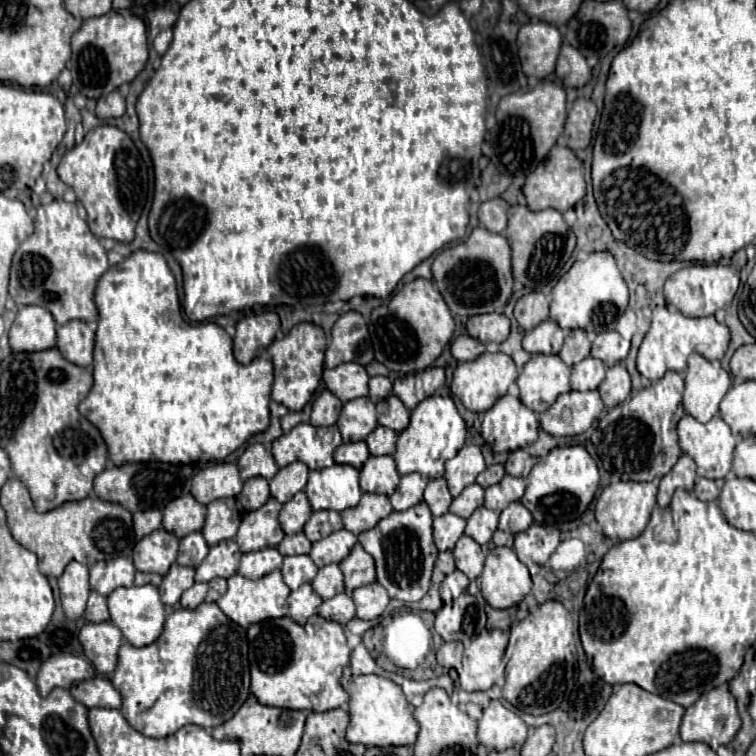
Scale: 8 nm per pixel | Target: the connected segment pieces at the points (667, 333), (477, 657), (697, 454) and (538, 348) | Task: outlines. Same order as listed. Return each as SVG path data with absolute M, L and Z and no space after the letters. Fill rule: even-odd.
M656 307L652 315L652 327L648 335L644 337L640 351L638 351L638 371L650 379L650 381L660 381L666 371L684 371L686 369L686 359L692 351L700 353L702 357L716 361L722 359L730 343L730 329L724 323L718 323L714 315L708 317L686 317L680 311L668 311L666 307Z
M494 629L478 635L470 647L464 651L460 685L464 691L484 691L490 689L498 677L504 675L504 649L508 645L508 635Z
M684 409L685 415L678 423L678 437L680 437L680 447L686 455L690 455L696 465L698 465L698 477L706 479L722 479L728 475L732 467L732 453L736 447L736 439L730 431L730 427L724 423L722 417L714 417L708 423L700 423L694 417L690 417Z
M546 319L524 335L522 347L528 353L560 353L562 343L564 343L562 329L552 319Z

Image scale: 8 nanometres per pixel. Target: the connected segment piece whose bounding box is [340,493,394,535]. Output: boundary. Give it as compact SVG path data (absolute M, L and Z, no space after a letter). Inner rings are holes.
M362 493L362 499L356 507L342 511L344 529L352 531L354 535L360 535L362 531L368 531L374 527L380 519L390 515L394 509L390 505L390 499L386 495L374 495L374 493Z

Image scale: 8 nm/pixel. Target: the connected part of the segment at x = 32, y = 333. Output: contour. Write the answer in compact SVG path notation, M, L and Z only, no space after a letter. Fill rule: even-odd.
M26 305L10 329L12 351L44 351L56 345L56 323L46 307Z

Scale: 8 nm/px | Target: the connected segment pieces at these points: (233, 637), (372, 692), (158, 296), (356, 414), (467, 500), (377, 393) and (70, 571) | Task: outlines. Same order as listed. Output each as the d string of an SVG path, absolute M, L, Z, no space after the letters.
M202 603L196 609L176 609L166 617L164 631L154 643L146 647L124 643L120 647L112 683L122 695L122 715L146 737L168 737L190 723L214 729L232 719L250 693L246 629L228 619L216 603Z
M358 675L352 677L350 681L342 681L344 689L350 695L350 733L346 731L346 739L350 739L350 743L362 743L366 747L374 745L374 747L388 747L388 745L414 745L416 737L418 737L418 721L412 717L410 705L402 693L402 689L380 675Z
M134 251L128 259L122 263L110 267L98 281L96 287L96 307L100 313L98 319L98 329L96 329L96 345L94 345L94 385L88 393L88 397L80 403L78 411L98 427L102 433L106 445L108 445L108 455L114 465L122 463L142 463L142 461L164 461L164 463L198 463L198 461L222 461L226 459L232 451L242 447L252 435L262 433L270 425L270 389L274 381L274 367L268 359L256 357L250 365L240 365L234 355L232 355L232 339L228 333L216 325L216 323L186 323L180 315L178 307L178 291L176 291L176 281L174 275L170 273L170 267L160 253L150 253L150 251Z
M360 397L344 403L336 425L342 433L344 443L366 439L378 427L374 403L368 397Z
M478 483L466 487L450 505L450 513L468 519L484 503L484 489Z
M372 377L370 379L370 399L378 403L378 399L386 399L392 393L392 381L388 377Z
M70 561L62 577L58 579L58 587L60 587L60 601L66 617L68 619L82 617L90 595L88 567L78 561Z

